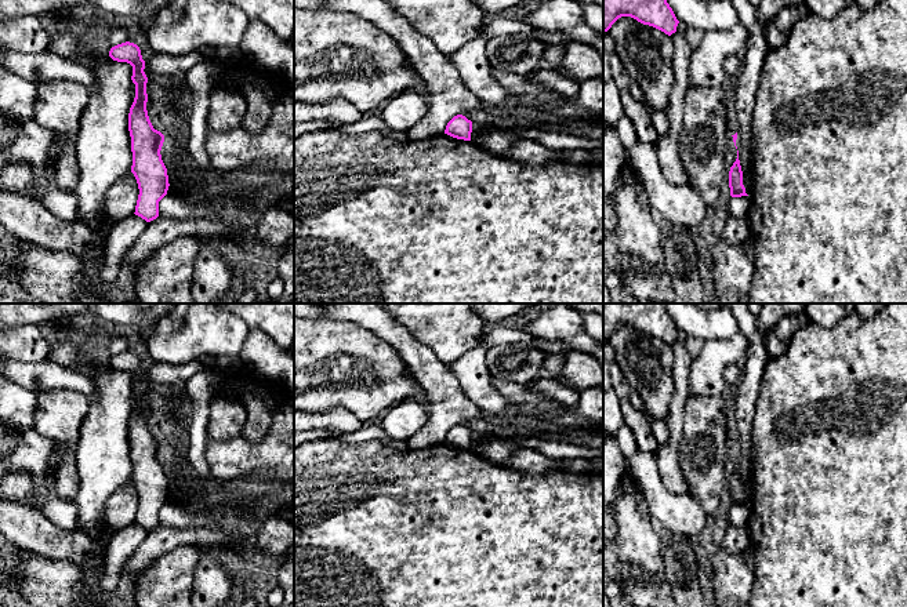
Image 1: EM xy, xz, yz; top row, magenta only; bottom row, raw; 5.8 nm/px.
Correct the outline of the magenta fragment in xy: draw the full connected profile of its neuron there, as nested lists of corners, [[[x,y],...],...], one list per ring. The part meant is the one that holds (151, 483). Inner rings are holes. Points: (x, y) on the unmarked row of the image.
[[[126,350],[112,356],[109,366],[133,375],[135,407],[128,422],[128,440],[133,461],[131,481],[139,498],[134,523],[150,531],[159,526],[159,510],[167,504],[170,495],[167,477],[160,464],[164,444],[153,437],[148,425],[148,386],[139,356]]]

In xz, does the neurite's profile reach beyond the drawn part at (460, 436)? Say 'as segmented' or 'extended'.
as segmented

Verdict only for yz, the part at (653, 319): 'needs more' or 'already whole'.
already whole

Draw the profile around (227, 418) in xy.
[[[215,389],[210,400],[208,439],[221,440],[240,435],[244,419],[243,404],[233,397],[224,396]]]

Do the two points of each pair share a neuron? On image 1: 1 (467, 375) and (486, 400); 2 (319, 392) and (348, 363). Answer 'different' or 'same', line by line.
1: same
2: same

